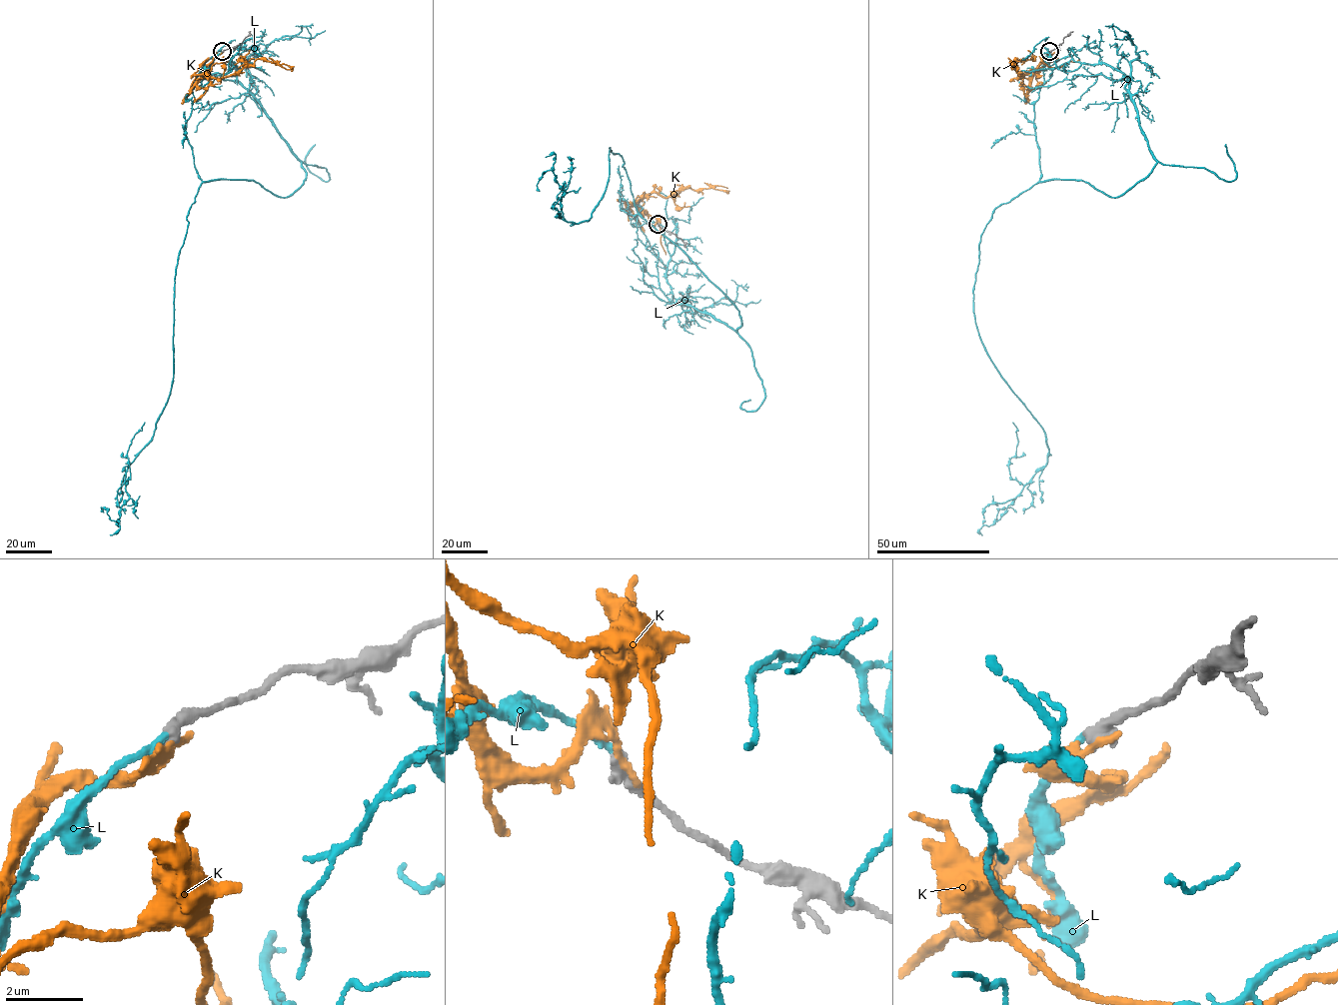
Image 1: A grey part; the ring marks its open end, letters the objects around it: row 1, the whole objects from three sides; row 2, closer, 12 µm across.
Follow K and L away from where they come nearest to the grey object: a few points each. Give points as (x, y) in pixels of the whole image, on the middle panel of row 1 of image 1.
K: (659, 225), (652, 225), (638, 207), (644, 197), (657, 192), (667, 197), (689, 187), (726, 191)
L: (658, 224), (634, 226), (621, 210), (638, 213), (610, 148), (589, 220), (564, 219), (551, 170), (539, 191)

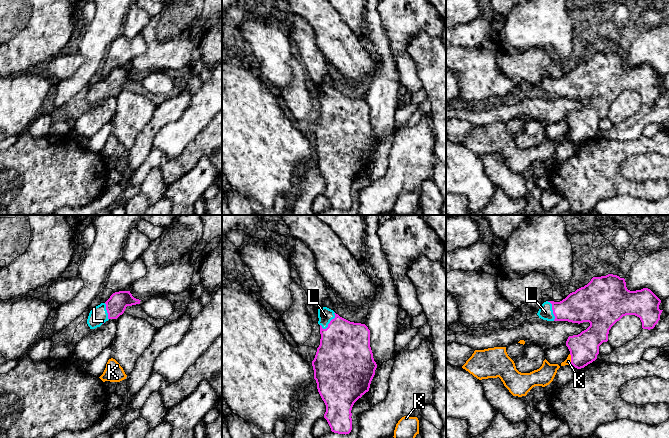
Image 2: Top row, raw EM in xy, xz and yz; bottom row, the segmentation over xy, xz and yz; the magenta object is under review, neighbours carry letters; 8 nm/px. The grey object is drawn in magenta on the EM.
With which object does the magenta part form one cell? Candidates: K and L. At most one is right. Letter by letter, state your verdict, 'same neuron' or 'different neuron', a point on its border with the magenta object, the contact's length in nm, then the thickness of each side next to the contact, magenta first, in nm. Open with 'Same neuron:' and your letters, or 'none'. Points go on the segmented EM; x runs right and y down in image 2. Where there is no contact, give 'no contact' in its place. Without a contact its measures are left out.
Same neuron: L
K: different neuron; meets magenta in yz at (571, 359); contact 80 nm long; 240 nm thick on the magenta side, 50 nm on the other
L: same neuron; meets magenta in xz at (330, 321); contact 170 nm long; 400 nm thick on the magenta side, 120 nm on the other

